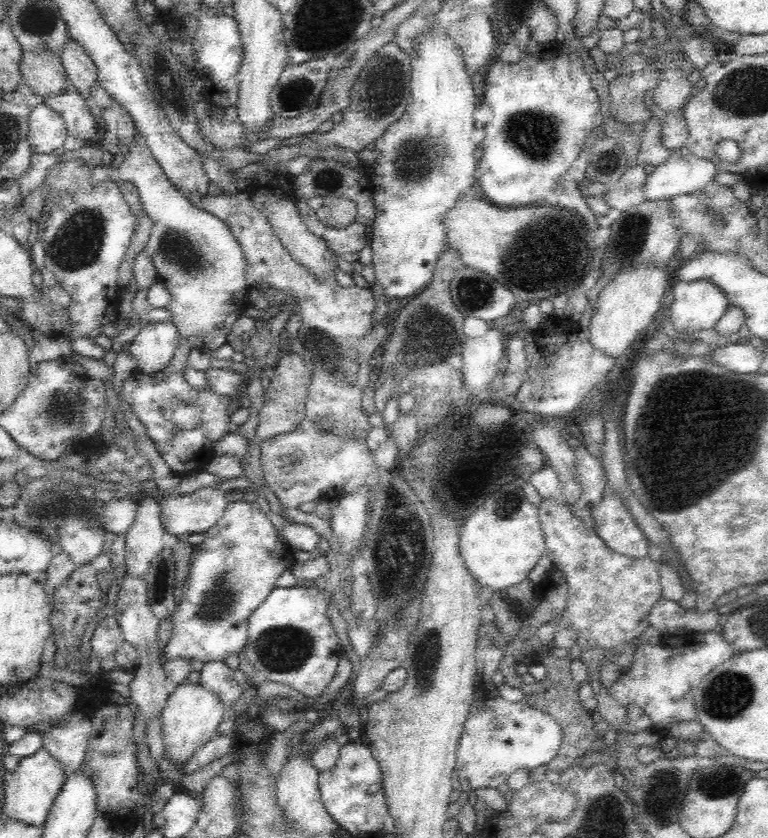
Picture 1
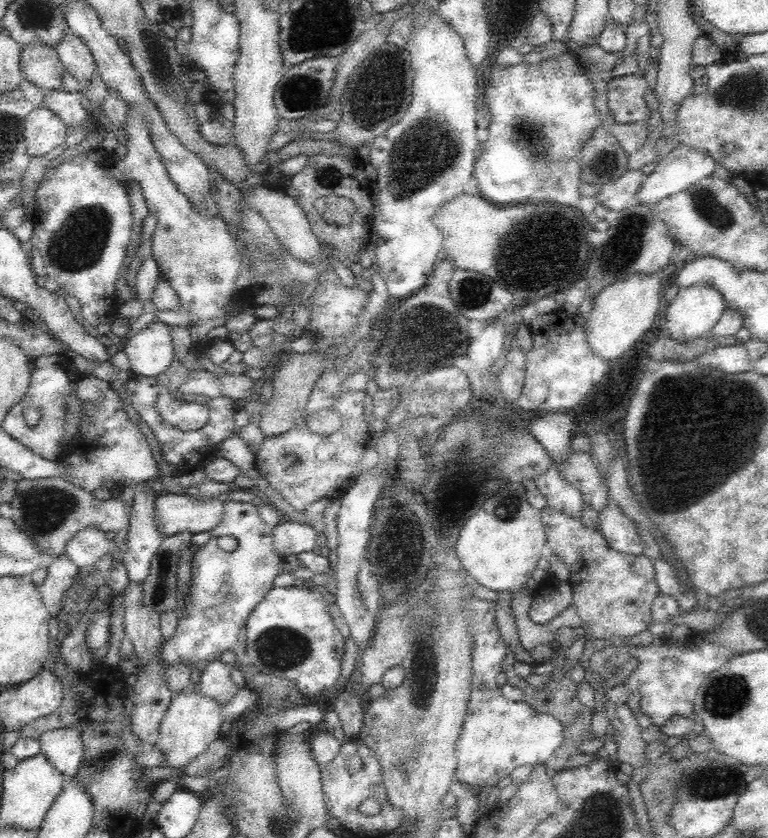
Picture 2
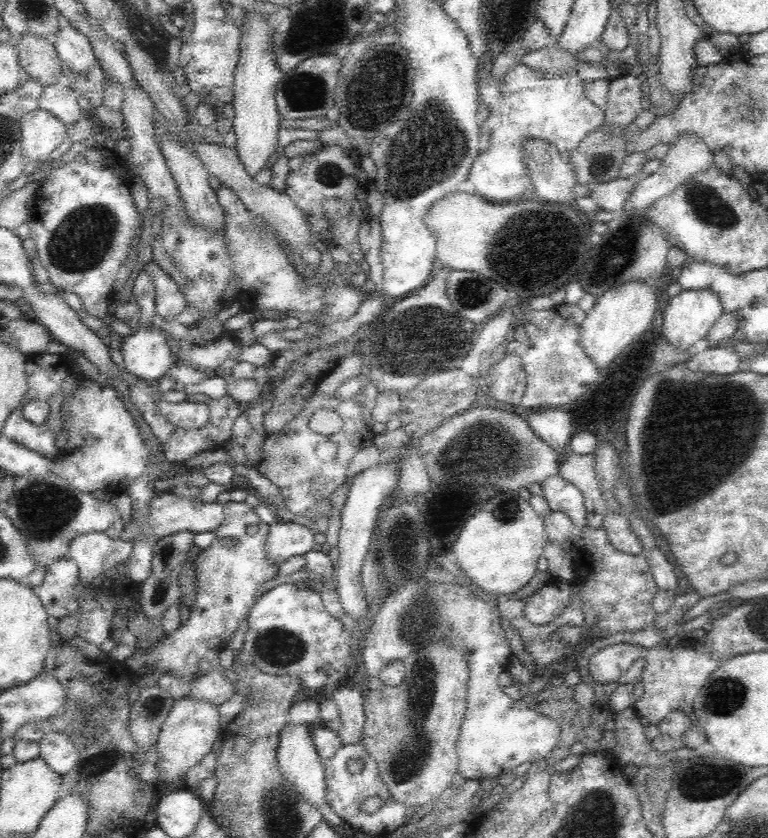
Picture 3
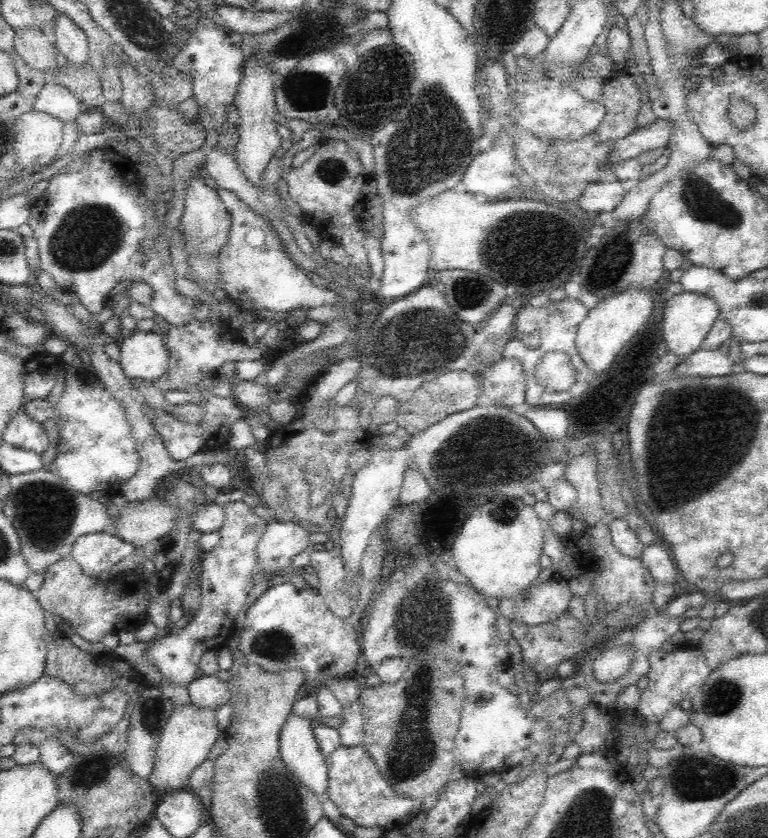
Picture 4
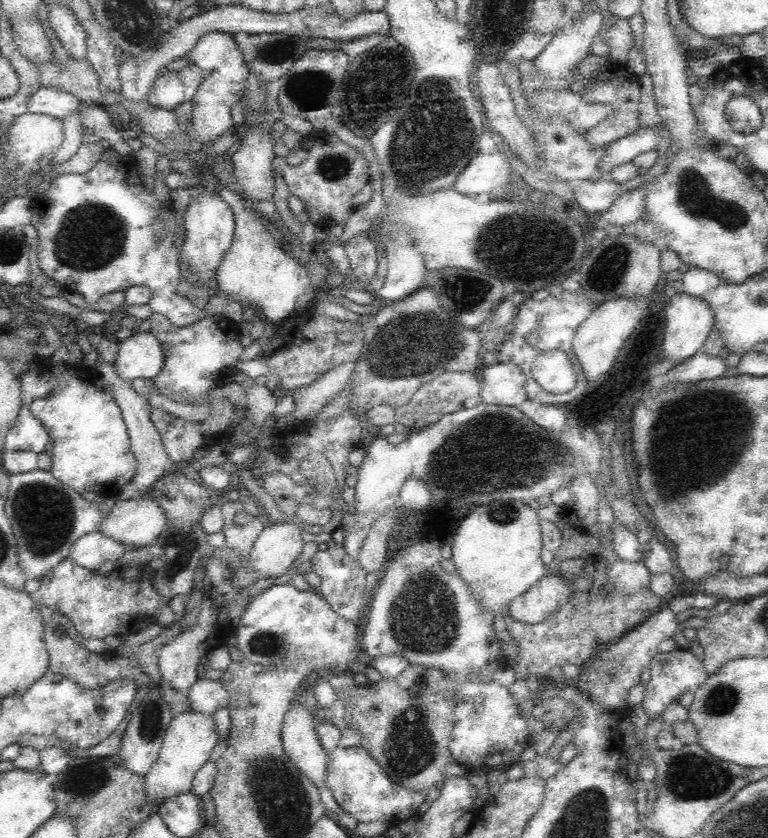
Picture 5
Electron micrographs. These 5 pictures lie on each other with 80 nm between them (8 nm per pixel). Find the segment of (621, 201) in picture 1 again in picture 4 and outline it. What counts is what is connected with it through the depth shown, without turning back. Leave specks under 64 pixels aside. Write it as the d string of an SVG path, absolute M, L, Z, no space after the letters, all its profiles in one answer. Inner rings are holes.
M620 181L614 182L592 182L583 189L578 199L580 208L588 212L613 212L618 206L626 190L622 188Z

